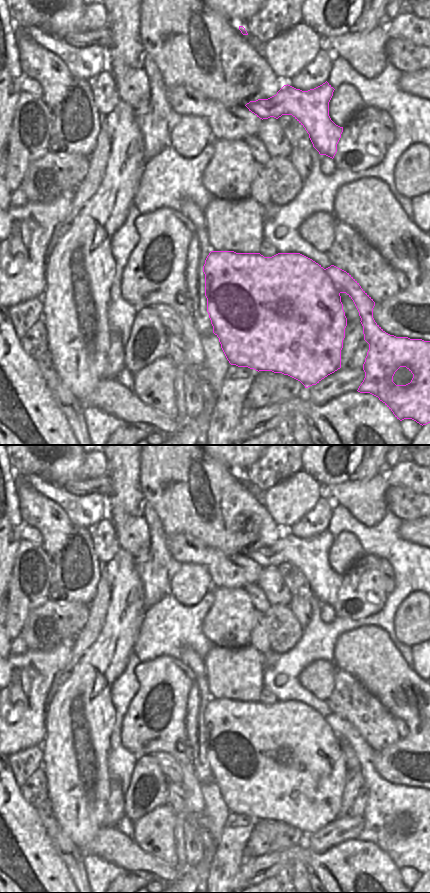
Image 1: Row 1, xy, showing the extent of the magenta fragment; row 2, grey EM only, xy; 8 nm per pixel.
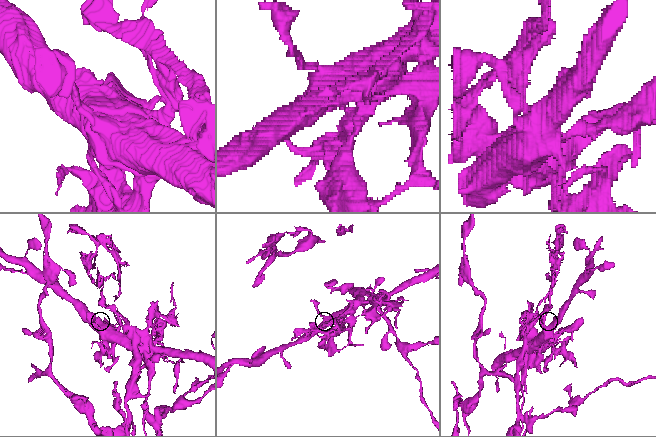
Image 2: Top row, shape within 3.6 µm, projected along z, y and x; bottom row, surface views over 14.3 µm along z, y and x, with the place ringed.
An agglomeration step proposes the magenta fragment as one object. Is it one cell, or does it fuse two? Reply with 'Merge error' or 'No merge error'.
Merge error.

